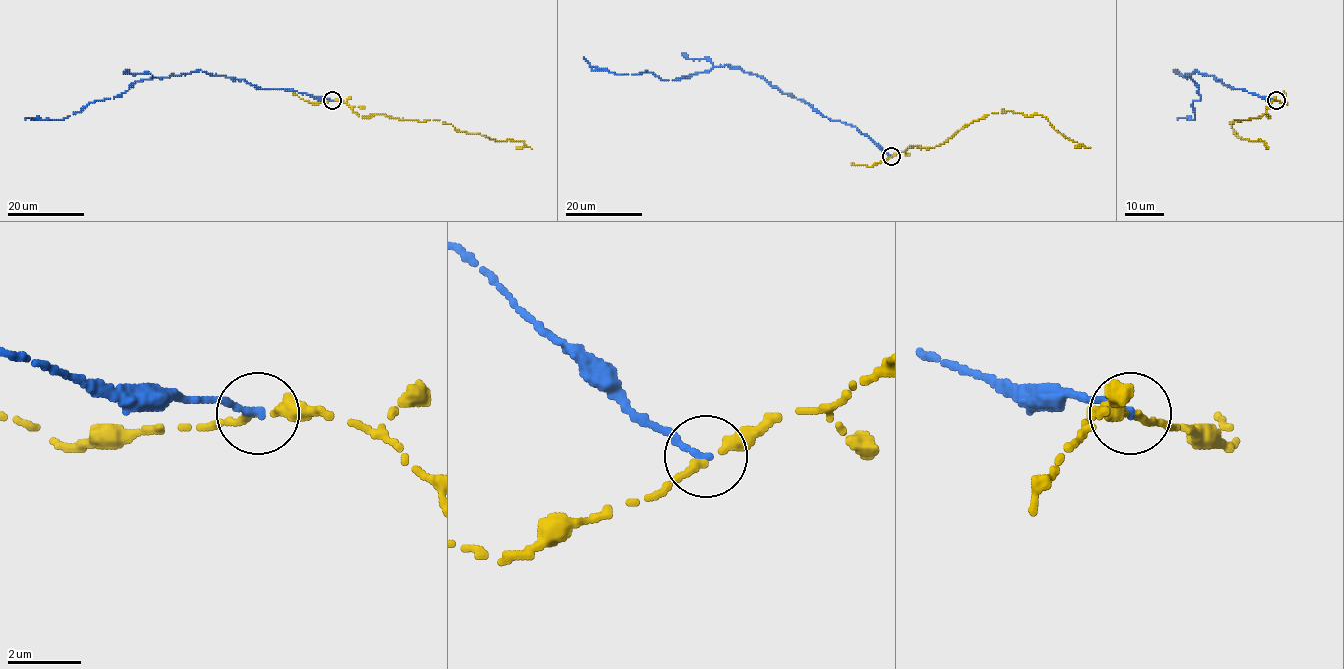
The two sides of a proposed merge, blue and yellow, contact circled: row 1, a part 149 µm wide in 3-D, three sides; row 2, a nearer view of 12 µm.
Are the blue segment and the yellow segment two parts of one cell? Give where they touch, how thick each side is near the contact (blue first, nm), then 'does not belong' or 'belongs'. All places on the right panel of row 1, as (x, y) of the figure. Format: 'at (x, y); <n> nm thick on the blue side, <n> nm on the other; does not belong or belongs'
at (1276, 100); 200 nm thick on the blue side, 220 nm on the other; does not belong

